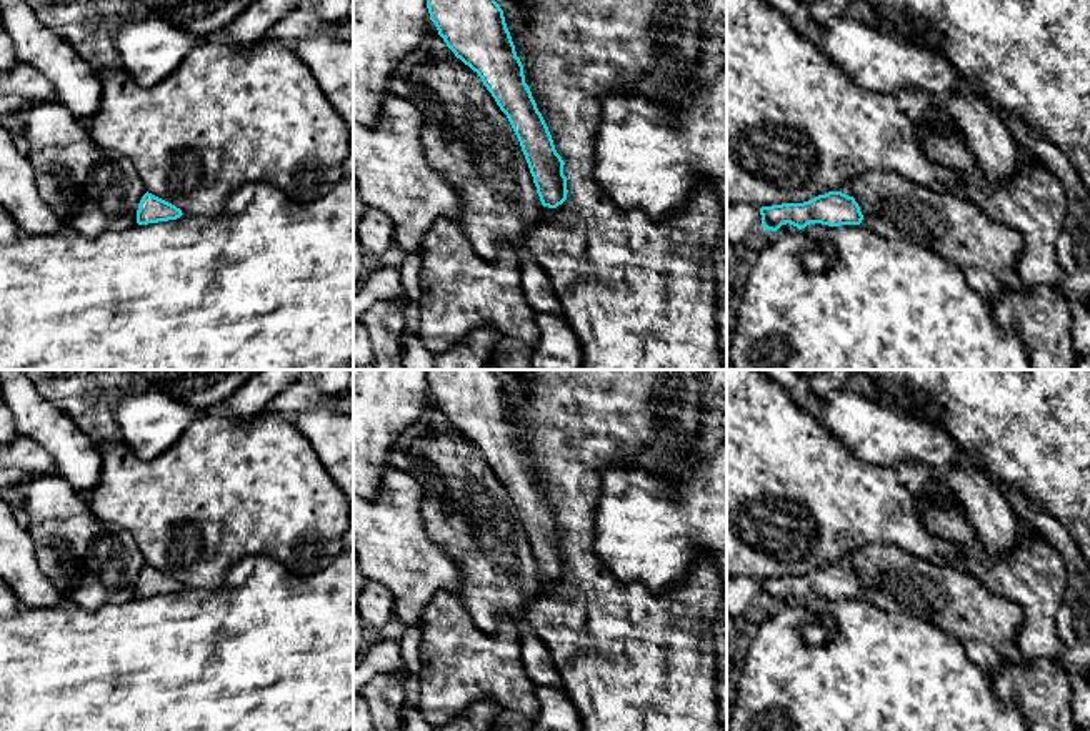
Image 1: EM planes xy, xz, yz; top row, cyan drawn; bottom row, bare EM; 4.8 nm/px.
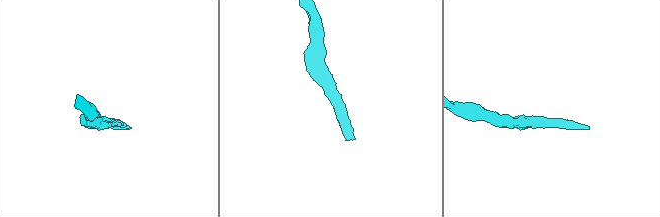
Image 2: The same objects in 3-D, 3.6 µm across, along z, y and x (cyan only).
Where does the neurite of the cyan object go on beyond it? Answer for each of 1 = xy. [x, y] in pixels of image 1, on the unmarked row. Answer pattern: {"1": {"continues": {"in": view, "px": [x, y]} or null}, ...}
{"1": {"continues": null}}

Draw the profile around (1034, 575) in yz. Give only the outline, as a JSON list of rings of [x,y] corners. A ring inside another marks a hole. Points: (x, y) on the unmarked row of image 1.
[[[925,493],[920,520],[935,538],[957,546],[967,573],[1020,606],[1018,656],[1062,664],[1057,614],[1068,583],[1063,556],[1022,528],[1010,553],[990,556],[963,508],[945,496]]]

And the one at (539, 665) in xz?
[[[523,629],[520,636],[520,654],[525,673],[535,686],[563,689],[563,681],[555,668],[553,658],[535,633]]]

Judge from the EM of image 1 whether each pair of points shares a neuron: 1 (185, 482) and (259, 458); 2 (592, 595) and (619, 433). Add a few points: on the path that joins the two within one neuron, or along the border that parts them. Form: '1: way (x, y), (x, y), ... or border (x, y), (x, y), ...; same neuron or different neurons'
1: way (204, 482), (235, 482), (240, 477); same neuron
2: way (580, 555), (580, 473); same neuron

